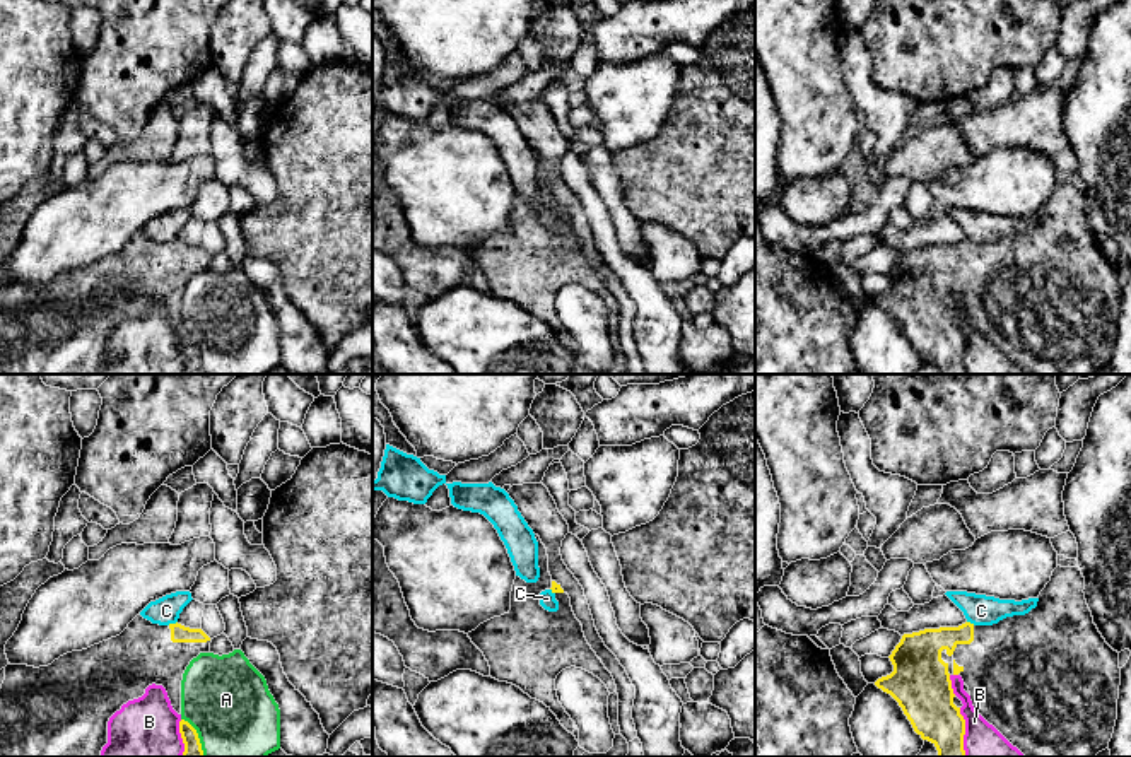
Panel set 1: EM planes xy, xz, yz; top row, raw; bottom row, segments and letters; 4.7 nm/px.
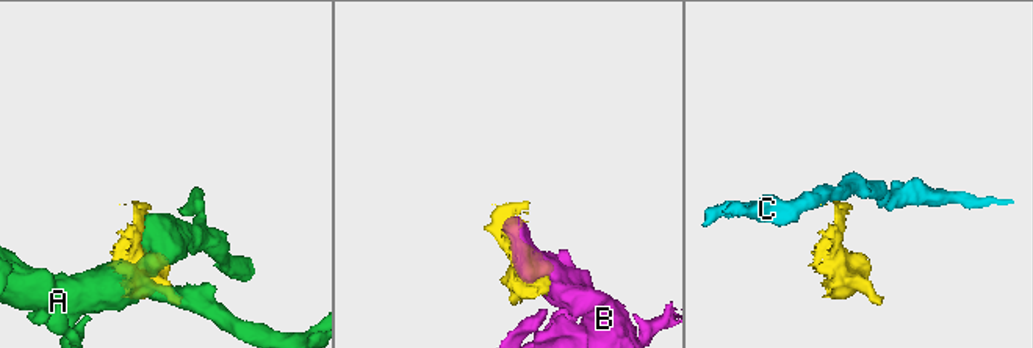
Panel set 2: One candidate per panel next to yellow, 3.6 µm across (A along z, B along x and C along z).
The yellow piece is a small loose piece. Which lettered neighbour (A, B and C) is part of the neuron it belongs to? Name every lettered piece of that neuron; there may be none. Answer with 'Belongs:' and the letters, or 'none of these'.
Belongs: none of these

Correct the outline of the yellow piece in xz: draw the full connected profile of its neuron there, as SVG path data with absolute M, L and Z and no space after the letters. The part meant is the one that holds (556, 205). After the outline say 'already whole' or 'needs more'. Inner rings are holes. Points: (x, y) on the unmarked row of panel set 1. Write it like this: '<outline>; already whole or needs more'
M540 154L536 200L516 193L511 208L511 227L494 234L468 249L472 260L483 270L490 294L519 304L531 316L543 320L574 350L574 338L559 320L557 292L571 284L598 294L610 311L617 309L612 290L588 261L583 243L576 236L569 212L548 190L548 173ZM550 207L559 219L557 229L540 222L540 210Z; needs more

